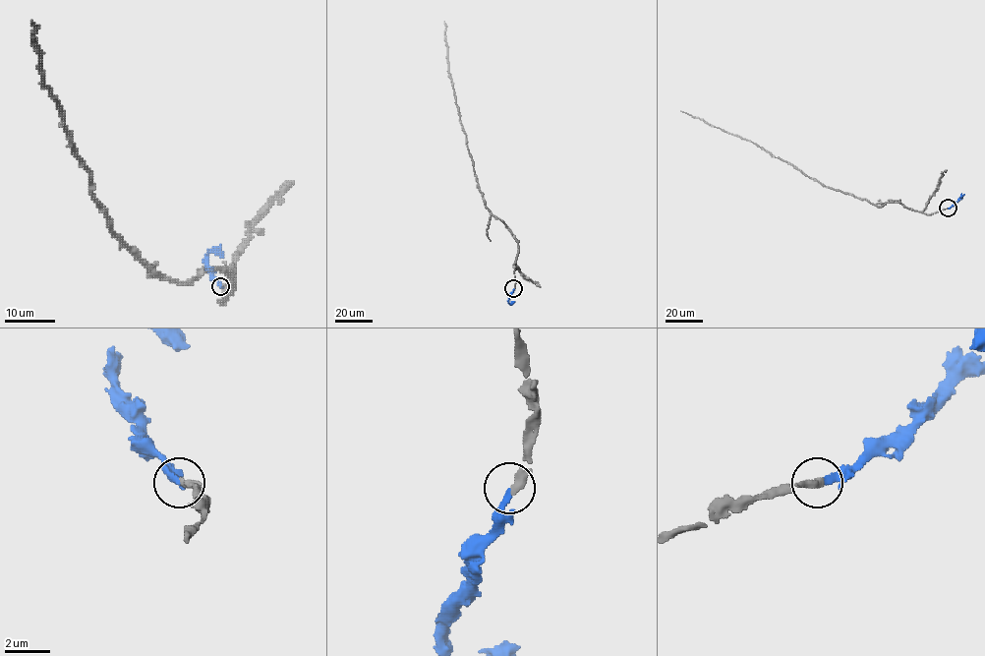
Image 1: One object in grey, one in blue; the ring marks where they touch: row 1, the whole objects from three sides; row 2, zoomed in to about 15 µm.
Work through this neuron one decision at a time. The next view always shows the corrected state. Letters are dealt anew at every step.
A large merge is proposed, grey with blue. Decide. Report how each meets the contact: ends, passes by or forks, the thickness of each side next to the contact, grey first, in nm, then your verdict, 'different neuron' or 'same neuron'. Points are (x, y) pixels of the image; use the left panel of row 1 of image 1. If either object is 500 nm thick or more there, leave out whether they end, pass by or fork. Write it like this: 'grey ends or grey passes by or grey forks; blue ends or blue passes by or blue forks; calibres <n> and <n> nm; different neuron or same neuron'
grey ends; blue ends; calibres 400 and 240 nm; same neuron

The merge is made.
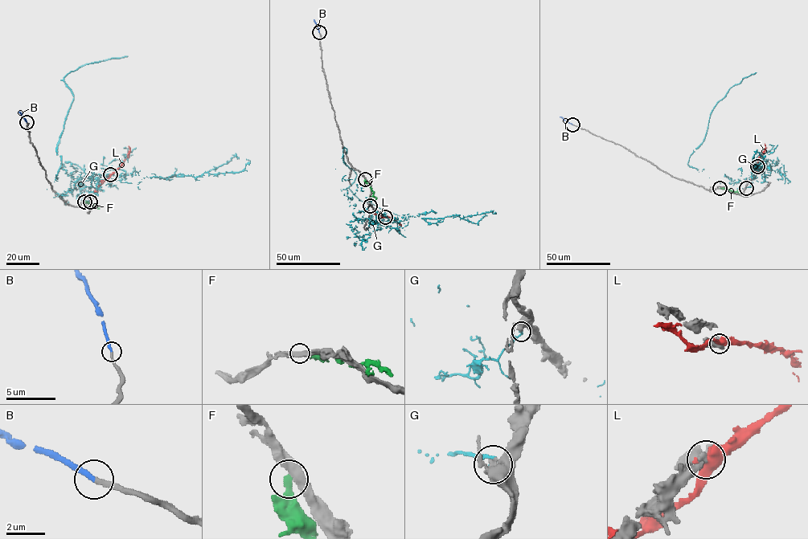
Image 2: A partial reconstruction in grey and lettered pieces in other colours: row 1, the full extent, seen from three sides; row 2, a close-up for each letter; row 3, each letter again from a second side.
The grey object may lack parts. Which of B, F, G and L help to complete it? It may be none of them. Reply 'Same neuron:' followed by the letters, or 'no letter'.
Same neuron: B

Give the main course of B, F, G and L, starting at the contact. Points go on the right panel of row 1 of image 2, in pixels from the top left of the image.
B: (572, 124), (559, 116)
F: (719, 188), (740, 193)
G: (746, 188), (759, 169), (757, 177), (730, 184), (688, 162), (703, 140), (715, 106), (756, 72)
L: (757, 166), (764, 144)

